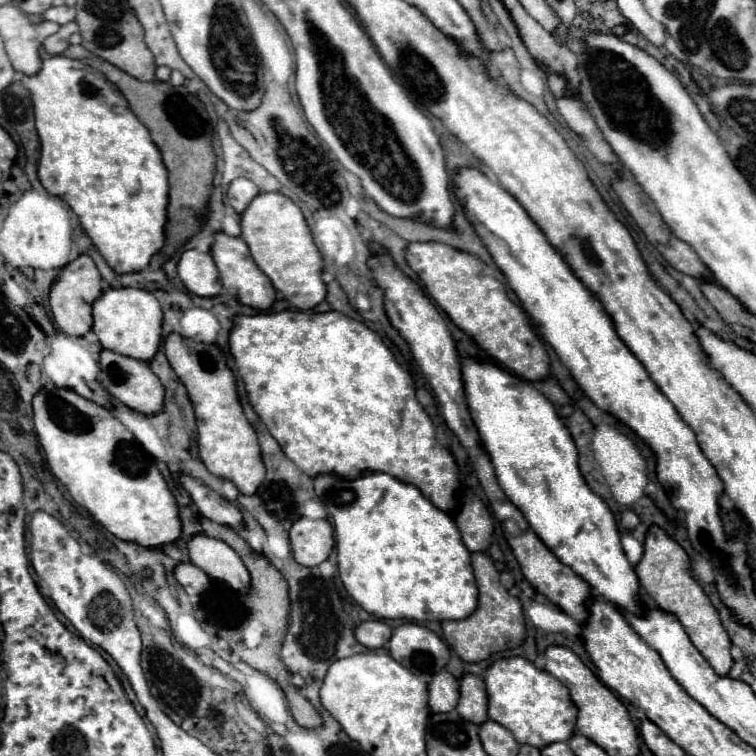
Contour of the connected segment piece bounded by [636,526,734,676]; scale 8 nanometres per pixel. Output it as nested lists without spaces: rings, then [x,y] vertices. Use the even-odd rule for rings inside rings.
[[[652,526],[646,534],[644,556],[636,566],[636,574],[638,574],[640,586],[652,598],[654,606],[664,612],[674,614],[680,620],[680,624],[684,626],[692,644],[714,668],[714,672],[718,676],[726,676],[734,664],[734,660],[730,656],[730,646],[732,646],[730,638],[728,638],[724,626],[720,624],[716,608],[710,604],[708,596],[698,586],[698,582],[690,576],[690,558],[682,550],[682,546],[678,546],[672,538],[668,538],[662,528]]]

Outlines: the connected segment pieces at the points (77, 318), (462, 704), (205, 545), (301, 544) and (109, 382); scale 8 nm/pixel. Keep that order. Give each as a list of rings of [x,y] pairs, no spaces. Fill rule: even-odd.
[[[82,254],[76,260],[68,262],[50,288],[50,310],[58,330],[70,336],[84,336],[92,328],[90,306],[94,298],[98,298],[98,294],[102,294],[102,276],[92,258]]]
[[[468,672],[460,678],[460,700],[458,700],[456,712],[474,724],[482,724],[488,718],[486,688],[480,676],[474,676]]]
[[[194,534],[186,548],[190,560],[210,578],[224,580],[238,592],[248,590],[250,574],[240,556],[226,542],[210,538],[206,534]]]
[[[300,518],[290,528],[292,556],[300,566],[318,566],[334,546],[334,532],[328,520]]]
[[[104,348],[100,352],[100,366],[102,366],[100,382],[116,400],[124,402],[128,408],[142,412],[146,416],[158,414],[158,410],[162,410],[162,384],[158,382],[158,378],[154,378],[154,372],[150,370],[146,362],[134,360],[134,358],[128,358],[128,356],[122,356]]]

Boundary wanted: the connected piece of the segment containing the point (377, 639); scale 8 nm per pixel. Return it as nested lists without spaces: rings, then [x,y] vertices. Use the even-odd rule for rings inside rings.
[[[366,620],[356,626],[356,640],[366,648],[380,648],[390,640],[392,628],[382,620]]]

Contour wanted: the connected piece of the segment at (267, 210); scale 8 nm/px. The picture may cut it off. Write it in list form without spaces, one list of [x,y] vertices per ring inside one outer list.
[[[276,192],[258,194],[242,212],[242,240],[248,244],[258,268],[293,307],[311,310],[324,300],[326,284],[322,282],[322,256],[300,208],[290,198]]]

